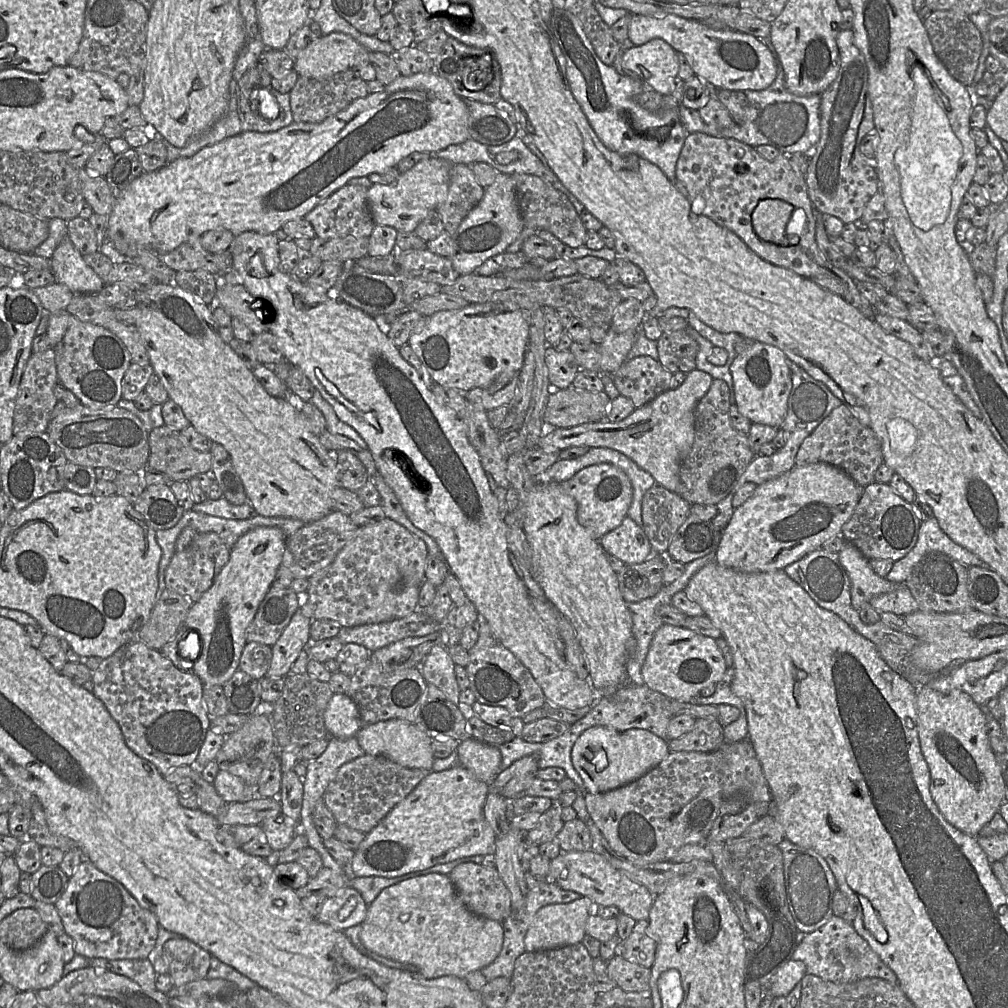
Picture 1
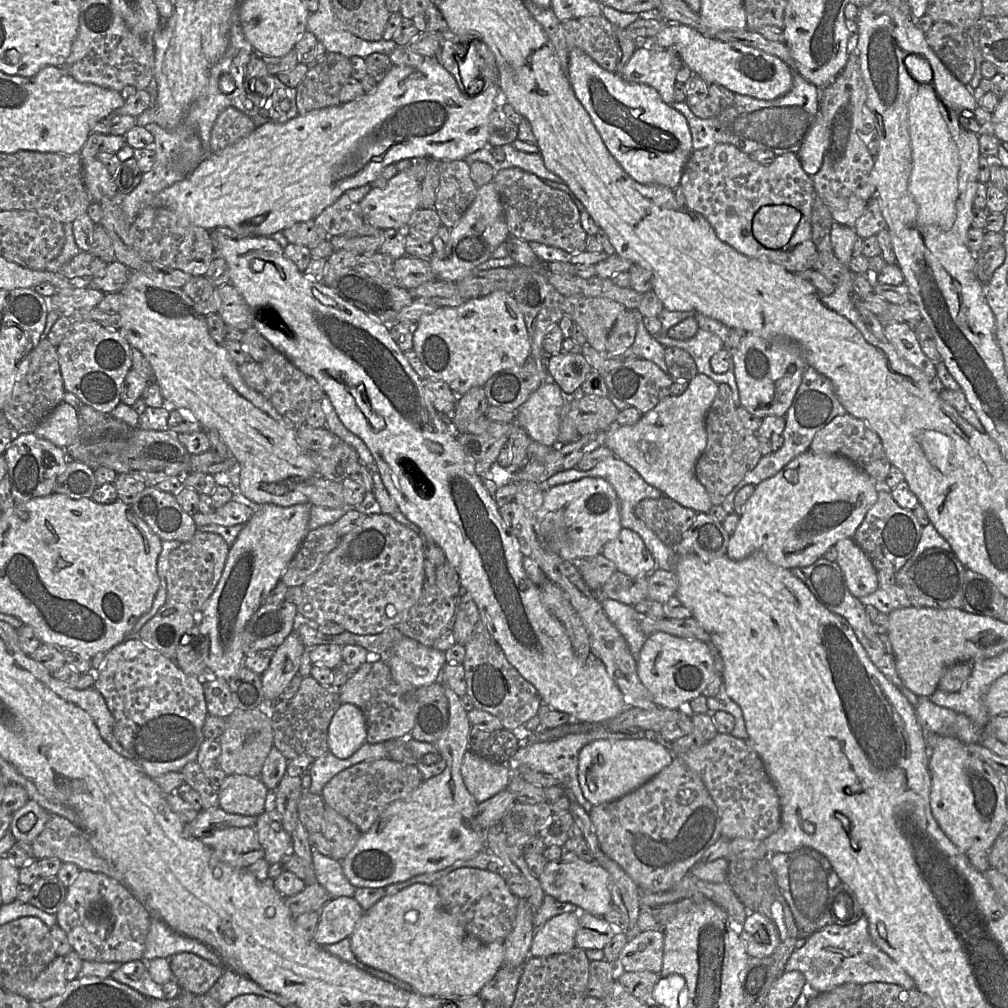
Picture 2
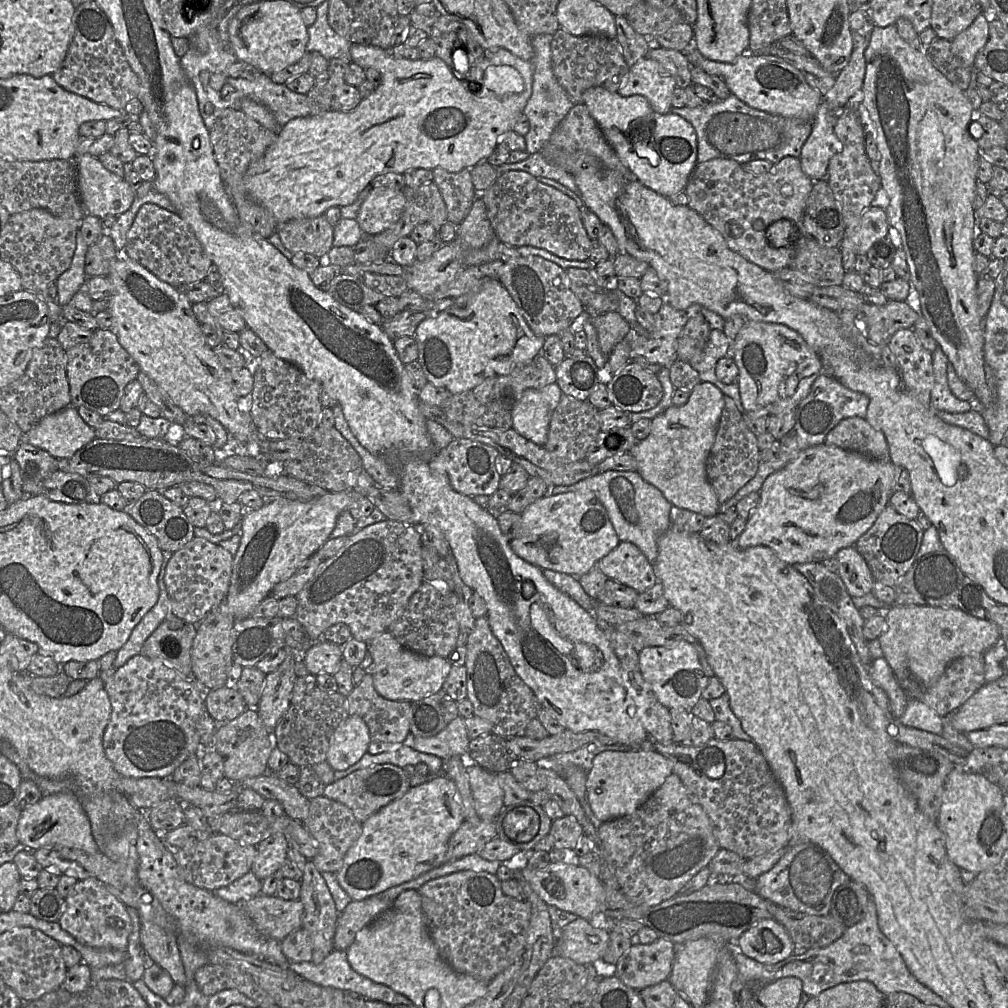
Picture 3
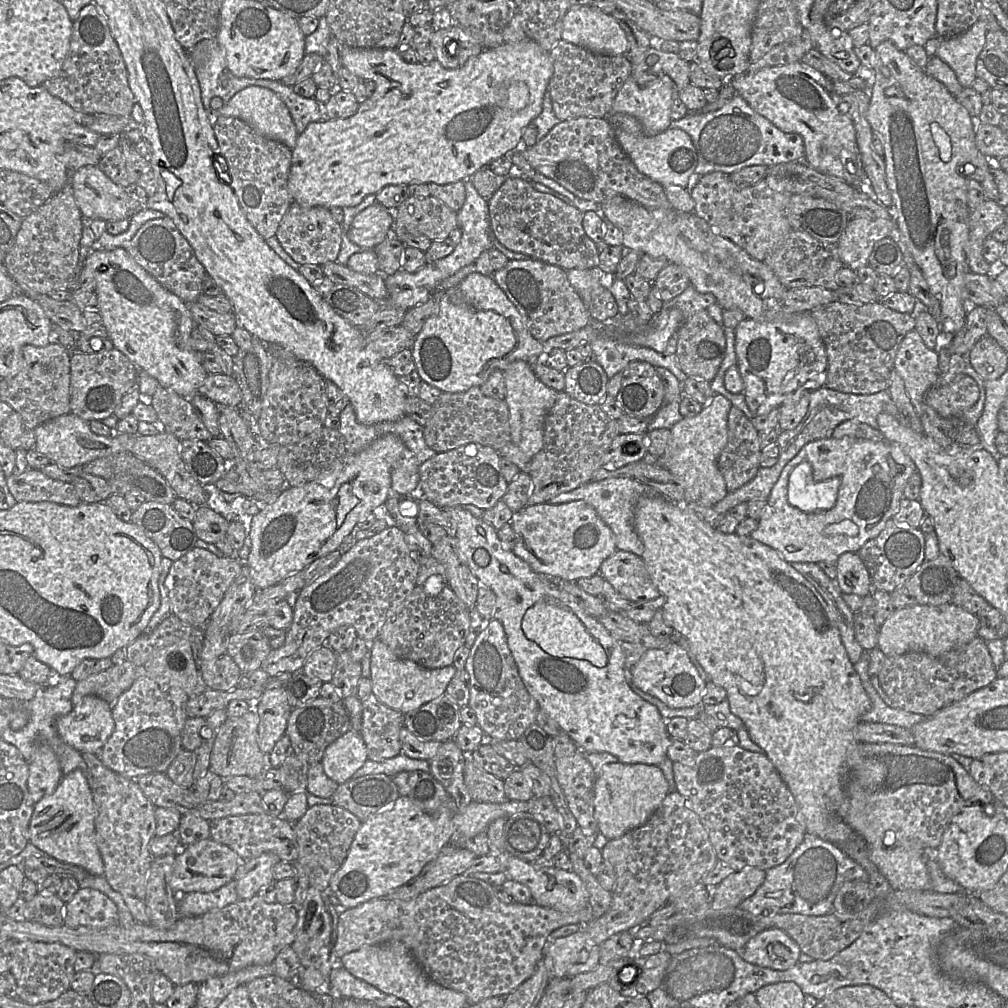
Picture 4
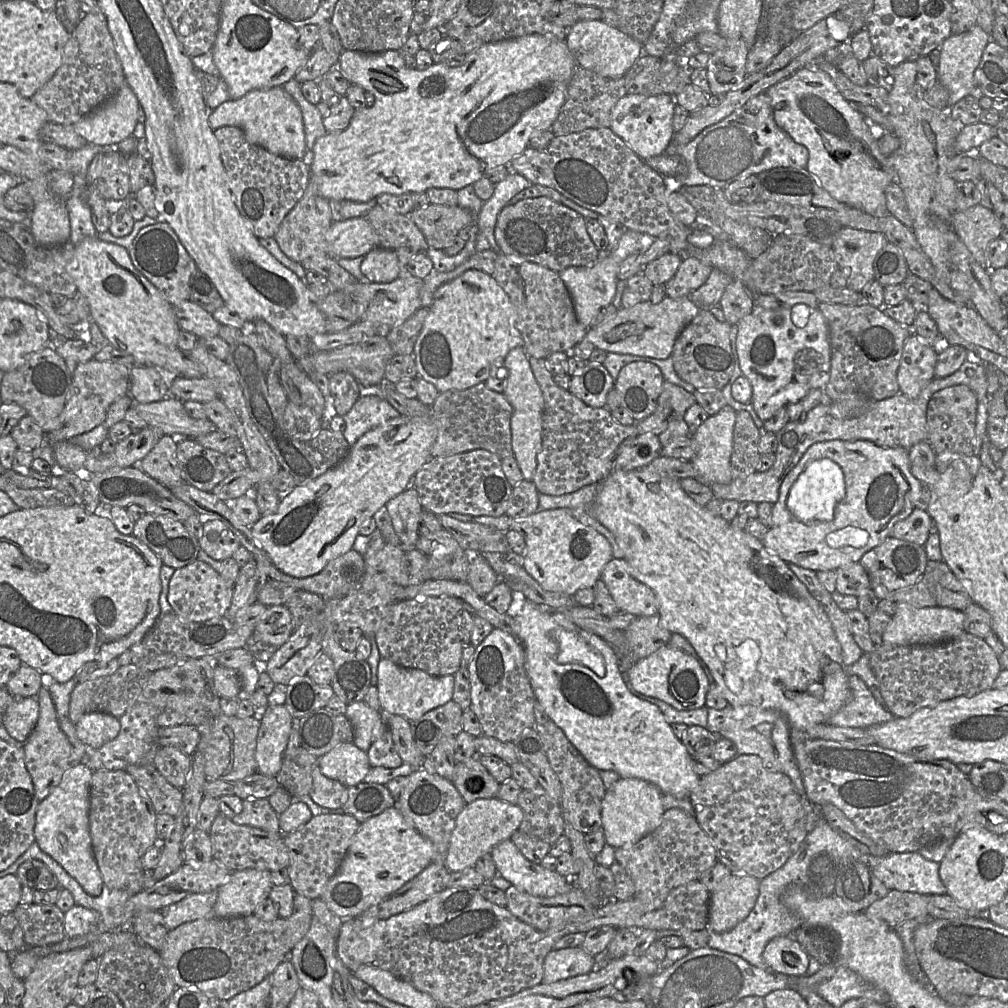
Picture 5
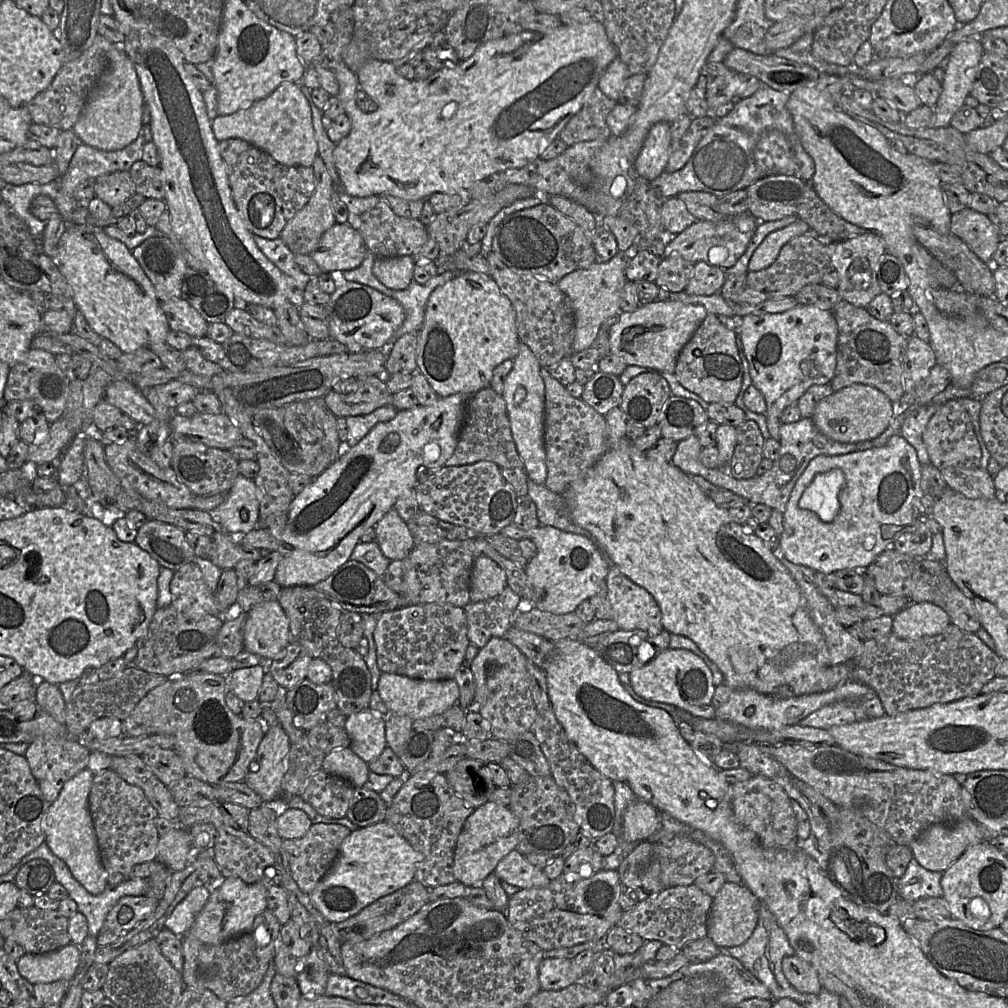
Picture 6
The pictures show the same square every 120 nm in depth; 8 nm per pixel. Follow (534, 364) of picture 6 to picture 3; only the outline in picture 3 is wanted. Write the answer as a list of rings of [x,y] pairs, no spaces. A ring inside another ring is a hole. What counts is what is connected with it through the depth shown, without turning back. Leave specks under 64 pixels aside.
[[[557,383],[540,389],[526,389],[511,411],[512,428],[536,445],[544,447],[552,414],[562,395]]]

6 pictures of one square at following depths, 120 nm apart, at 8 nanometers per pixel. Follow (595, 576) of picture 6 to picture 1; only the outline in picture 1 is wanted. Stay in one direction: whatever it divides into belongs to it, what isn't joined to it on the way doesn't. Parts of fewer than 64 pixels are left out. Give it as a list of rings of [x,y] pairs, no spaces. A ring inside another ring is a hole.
[[[612,464],[585,467],[561,484],[563,490],[576,501],[578,522],[597,540],[618,527],[627,516],[633,496],[632,484],[628,476]]]

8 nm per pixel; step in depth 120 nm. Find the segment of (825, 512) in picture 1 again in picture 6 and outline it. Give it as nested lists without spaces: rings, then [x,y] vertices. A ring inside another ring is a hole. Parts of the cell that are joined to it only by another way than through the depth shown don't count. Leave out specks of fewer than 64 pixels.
[[[900,434],[893,435],[882,447],[835,456],[816,456],[809,462],[791,491],[786,510],[783,513],[784,530],[779,539],[779,554],[794,564],[803,565],[821,573],[866,568],[884,550],[895,548],[894,541],[899,535],[912,531],[912,525],[921,515],[920,499],[923,495],[921,464],[917,453]],[[832,469],[843,471],[845,484],[839,496],[840,508],[836,518],[832,522],[824,522],[815,513],[799,508],[798,502],[816,475]]]

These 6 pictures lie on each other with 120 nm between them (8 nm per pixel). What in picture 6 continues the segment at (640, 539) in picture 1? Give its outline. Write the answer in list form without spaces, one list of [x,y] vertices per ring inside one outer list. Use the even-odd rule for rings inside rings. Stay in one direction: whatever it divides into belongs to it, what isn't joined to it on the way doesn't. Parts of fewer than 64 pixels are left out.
[[[613,565],[605,578],[612,619],[620,630],[643,630],[649,634],[662,631],[660,608],[652,595],[632,582]]]

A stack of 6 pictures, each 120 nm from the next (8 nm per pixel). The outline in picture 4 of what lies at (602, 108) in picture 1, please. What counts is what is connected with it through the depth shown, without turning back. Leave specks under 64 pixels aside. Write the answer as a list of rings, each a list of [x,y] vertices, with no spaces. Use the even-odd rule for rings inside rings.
[[[611,114],[607,118],[616,129],[618,144],[640,173],[664,188],[669,185],[687,187],[697,165],[697,154],[691,137],[685,131],[669,127],[657,135],[649,136],[644,133],[641,123],[631,115]]]

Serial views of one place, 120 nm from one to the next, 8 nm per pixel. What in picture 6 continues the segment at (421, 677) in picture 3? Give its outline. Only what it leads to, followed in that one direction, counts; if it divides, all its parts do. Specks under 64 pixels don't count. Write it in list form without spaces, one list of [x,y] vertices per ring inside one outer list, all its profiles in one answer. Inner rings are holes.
[[[382,672],[378,692],[391,714],[406,716],[413,721],[441,714],[457,704],[459,687],[454,679],[422,680]]]

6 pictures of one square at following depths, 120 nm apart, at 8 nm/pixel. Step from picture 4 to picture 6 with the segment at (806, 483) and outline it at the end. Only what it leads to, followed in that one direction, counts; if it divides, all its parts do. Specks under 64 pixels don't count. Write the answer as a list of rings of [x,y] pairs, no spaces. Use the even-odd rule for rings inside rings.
[[[841,469],[816,475],[802,493],[799,508],[815,513],[824,522],[832,522],[839,512],[839,496],[844,484],[845,475]]]

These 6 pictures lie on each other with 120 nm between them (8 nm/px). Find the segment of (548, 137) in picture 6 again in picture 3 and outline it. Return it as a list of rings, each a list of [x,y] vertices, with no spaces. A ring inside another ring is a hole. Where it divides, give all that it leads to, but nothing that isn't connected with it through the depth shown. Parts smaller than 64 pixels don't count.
[[[352,44],[349,53],[352,61],[363,69],[375,68],[381,73],[382,80],[379,87],[377,87],[368,97],[363,98],[360,104],[352,111],[328,111],[322,114],[298,117],[288,121],[285,125],[280,127],[275,142],[267,149],[259,161],[249,167],[244,176],[244,184],[250,197],[255,202],[265,207],[272,214],[277,224],[294,219],[322,216],[331,207],[350,205],[357,199],[361,191],[380,174],[388,172],[403,174],[405,171],[413,168],[434,170],[436,167],[441,167],[449,172],[459,172],[464,168],[471,169],[476,164],[482,161],[487,161],[487,158],[496,149],[502,135],[508,130],[513,130],[514,123],[523,113],[527,102],[532,95],[534,77],[534,67],[532,62],[523,60],[505,49],[485,51],[483,59],[469,69],[467,74],[469,75],[469,80],[475,83],[475,88],[467,82],[458,79],[452,69],[442,59],[436,56],[431,59],[419,58],[417,60],[408,60],[394,57],[389,50],[362,44]]]

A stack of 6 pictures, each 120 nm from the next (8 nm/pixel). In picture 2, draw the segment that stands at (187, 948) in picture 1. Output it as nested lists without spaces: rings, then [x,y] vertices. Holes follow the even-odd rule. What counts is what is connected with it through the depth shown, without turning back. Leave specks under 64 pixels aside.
[[[180,952],[171,956],[169,964],[173,979],[179,987],[194,995],[207,994],[225,969],[225,966],[213,965],[208,960],[190,952]]]

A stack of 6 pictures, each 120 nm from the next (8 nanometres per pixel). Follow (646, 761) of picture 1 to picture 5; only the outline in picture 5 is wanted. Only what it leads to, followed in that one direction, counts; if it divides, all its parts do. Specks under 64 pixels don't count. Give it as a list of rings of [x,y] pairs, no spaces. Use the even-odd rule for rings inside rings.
[[[620,777],[606,790],[602,800],[601,821],[606,843],[617,849],[629,846],[653,832],[665,812],[662,797],[662,791],[650,782]]]

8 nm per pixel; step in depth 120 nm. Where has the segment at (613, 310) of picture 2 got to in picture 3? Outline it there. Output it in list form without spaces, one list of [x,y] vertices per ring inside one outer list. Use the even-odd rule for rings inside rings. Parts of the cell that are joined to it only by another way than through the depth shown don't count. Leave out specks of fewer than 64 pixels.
[[[617,311],[591,316],[590,320],[597,331],[599,347],[605,356],[609,356],[614,346],[630,331],[629,323]]]

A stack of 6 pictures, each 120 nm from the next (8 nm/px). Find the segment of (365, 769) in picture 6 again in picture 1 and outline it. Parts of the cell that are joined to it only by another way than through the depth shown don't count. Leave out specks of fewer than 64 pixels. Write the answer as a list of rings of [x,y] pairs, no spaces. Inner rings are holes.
[[[334,693],[324,712],[325,727],[331,737],[347,739],[360,730],[359,710],[347,695]]]

